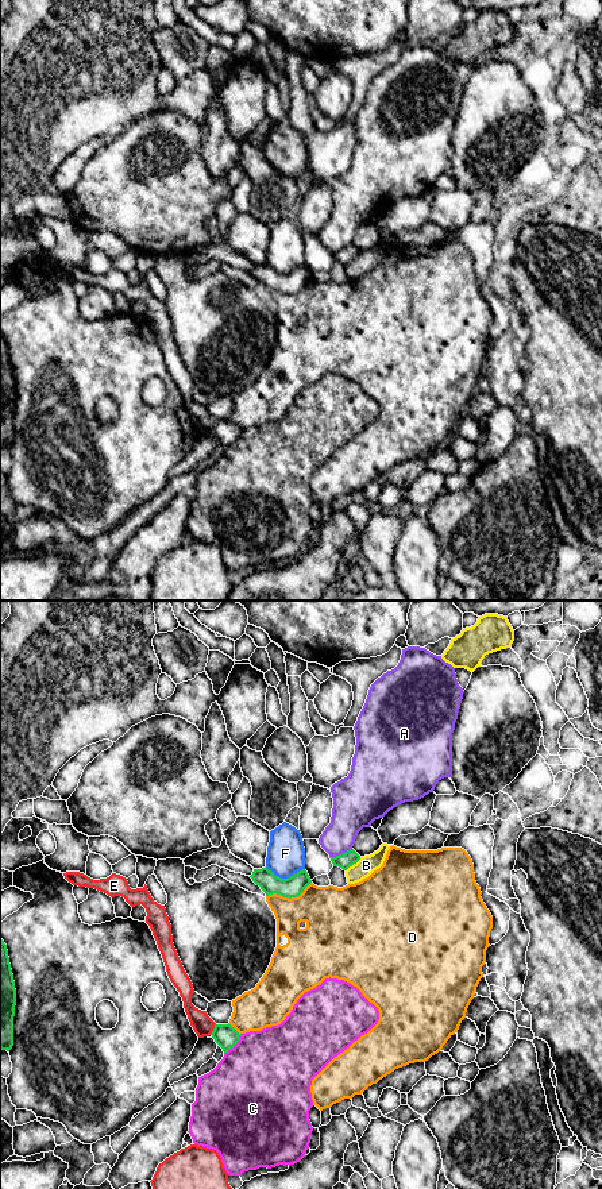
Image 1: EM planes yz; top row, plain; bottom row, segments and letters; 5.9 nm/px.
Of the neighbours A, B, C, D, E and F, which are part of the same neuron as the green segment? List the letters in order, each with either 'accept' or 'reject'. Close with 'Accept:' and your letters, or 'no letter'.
A: reject
B: reject
C: reject
D: reject
E: reject
F: reject
Accept: no letter

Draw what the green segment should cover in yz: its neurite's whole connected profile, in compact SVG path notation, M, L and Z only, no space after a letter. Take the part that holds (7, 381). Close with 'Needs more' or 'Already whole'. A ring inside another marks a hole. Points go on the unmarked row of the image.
M0 332L0 445L13 441L13 412L16 385L9 359L7 340Z. Already whole

